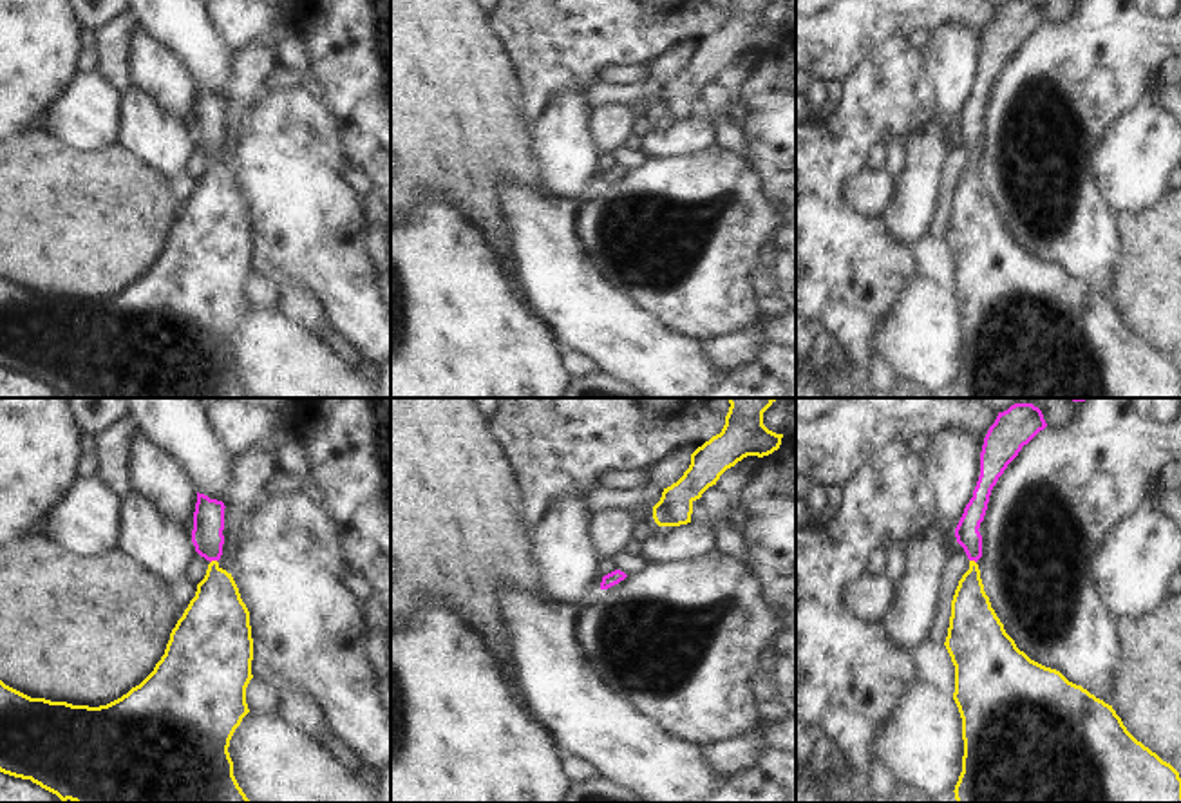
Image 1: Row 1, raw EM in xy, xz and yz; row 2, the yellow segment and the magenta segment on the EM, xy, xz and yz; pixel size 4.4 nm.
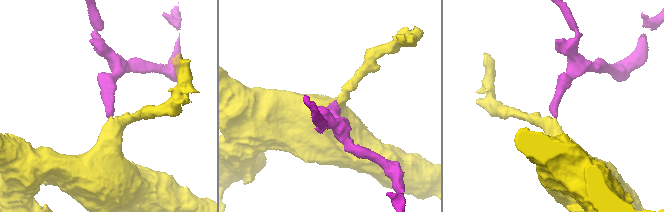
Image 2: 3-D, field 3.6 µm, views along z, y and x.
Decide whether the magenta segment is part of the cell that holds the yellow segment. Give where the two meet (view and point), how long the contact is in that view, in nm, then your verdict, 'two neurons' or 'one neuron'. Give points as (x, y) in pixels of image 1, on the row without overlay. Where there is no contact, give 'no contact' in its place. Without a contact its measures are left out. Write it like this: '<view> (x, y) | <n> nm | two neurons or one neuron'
xy (212, 156) | 40 nm | one neuron

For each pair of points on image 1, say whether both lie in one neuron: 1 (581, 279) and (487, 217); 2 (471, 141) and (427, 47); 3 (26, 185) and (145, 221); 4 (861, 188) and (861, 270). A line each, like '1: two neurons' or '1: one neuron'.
1: two neurons
2: one neuron
3: one neuron
4: two neurons

